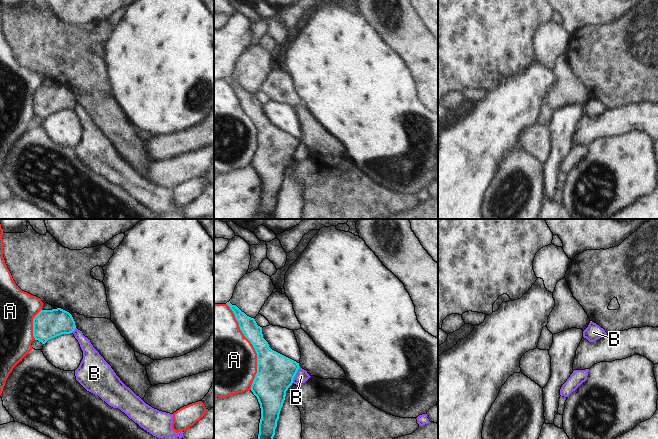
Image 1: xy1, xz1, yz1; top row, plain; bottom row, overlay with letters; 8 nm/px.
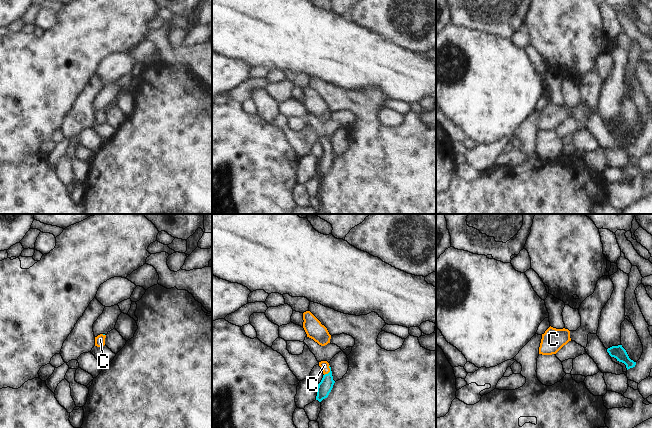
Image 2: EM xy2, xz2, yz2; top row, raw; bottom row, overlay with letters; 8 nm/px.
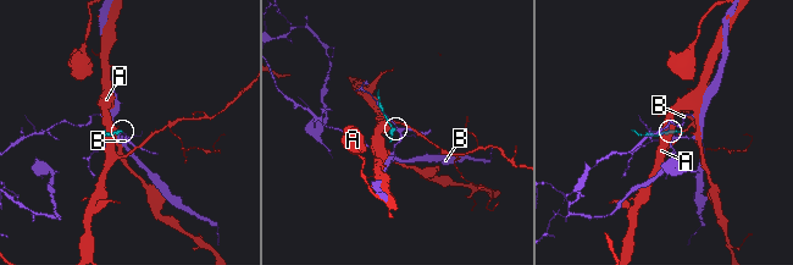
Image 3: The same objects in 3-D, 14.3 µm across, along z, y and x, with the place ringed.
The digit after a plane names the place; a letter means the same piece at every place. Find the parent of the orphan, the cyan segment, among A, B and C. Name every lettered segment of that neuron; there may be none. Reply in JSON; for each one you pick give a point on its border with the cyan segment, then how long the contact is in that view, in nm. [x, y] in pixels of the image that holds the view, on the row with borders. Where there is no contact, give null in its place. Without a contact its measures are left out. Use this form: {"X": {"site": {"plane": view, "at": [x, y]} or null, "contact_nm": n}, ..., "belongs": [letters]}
{"C": {"site": {"plane": "xz2", "at": [330, 371]}, "contact_nm": 100}, "belongs": ["C"]}

